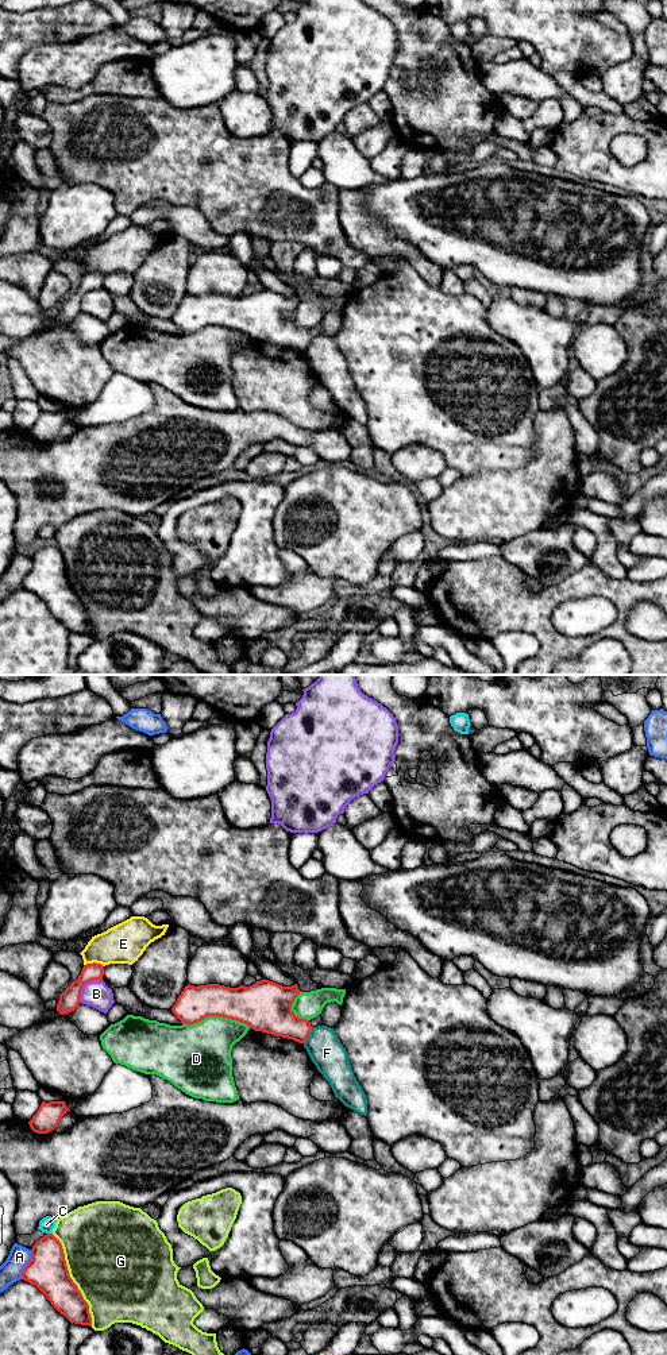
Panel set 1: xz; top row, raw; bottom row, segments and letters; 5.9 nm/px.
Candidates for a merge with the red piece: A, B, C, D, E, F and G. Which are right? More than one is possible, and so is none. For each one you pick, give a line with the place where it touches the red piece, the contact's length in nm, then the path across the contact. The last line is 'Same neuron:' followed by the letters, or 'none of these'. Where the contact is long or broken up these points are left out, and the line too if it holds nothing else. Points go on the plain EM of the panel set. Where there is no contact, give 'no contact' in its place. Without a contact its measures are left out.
Same neuron: none of these

